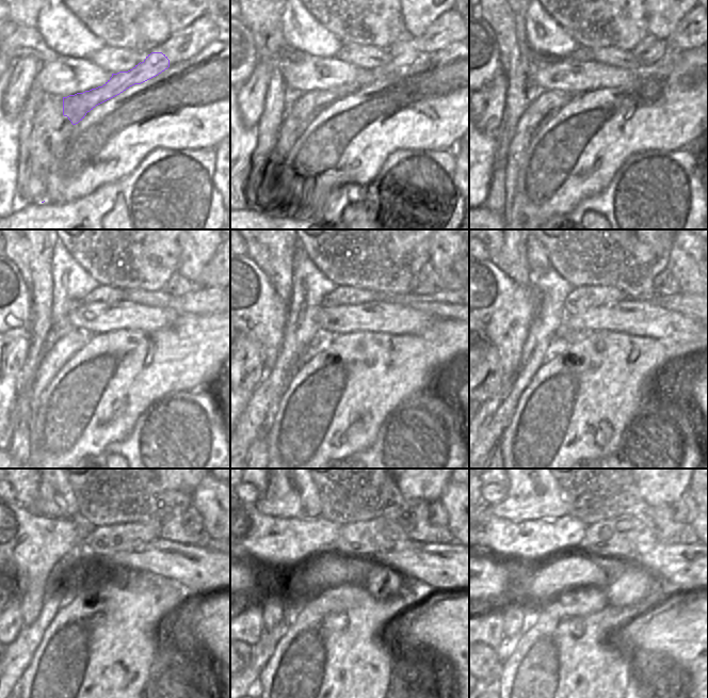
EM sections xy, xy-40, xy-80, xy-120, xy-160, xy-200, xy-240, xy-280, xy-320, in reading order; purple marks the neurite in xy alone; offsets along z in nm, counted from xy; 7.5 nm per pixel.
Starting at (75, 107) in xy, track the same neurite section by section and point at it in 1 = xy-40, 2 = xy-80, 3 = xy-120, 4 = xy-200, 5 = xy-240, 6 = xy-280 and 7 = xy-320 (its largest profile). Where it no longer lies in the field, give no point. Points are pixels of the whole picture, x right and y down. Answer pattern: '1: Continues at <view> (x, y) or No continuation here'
1: Continues at xy-40 (304, 108)
2: Continues at xy-80 (546, 104)
3: Continues at xy-120 (65, 348)
4: Continues at xy-200 (664, 284)
5: Continues at xy-240 (192, 520)
6: Continues at xy-280 (438, 517)
7: Continues at xy-320 (679, 511)

